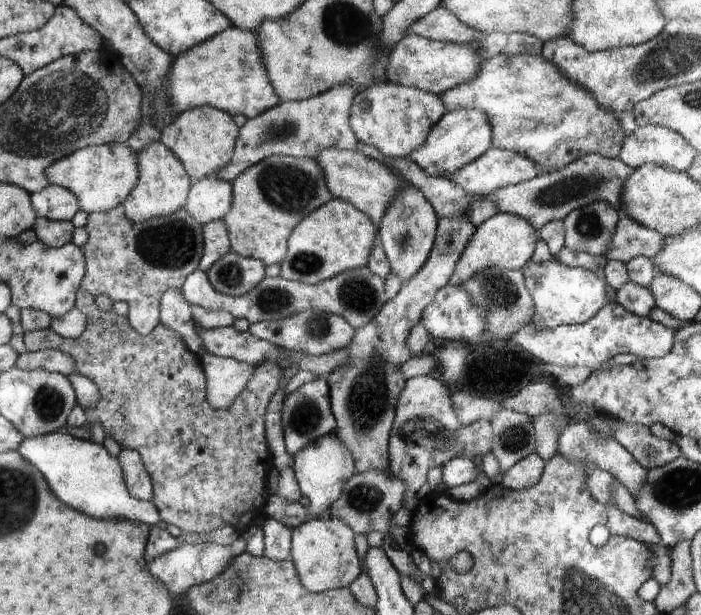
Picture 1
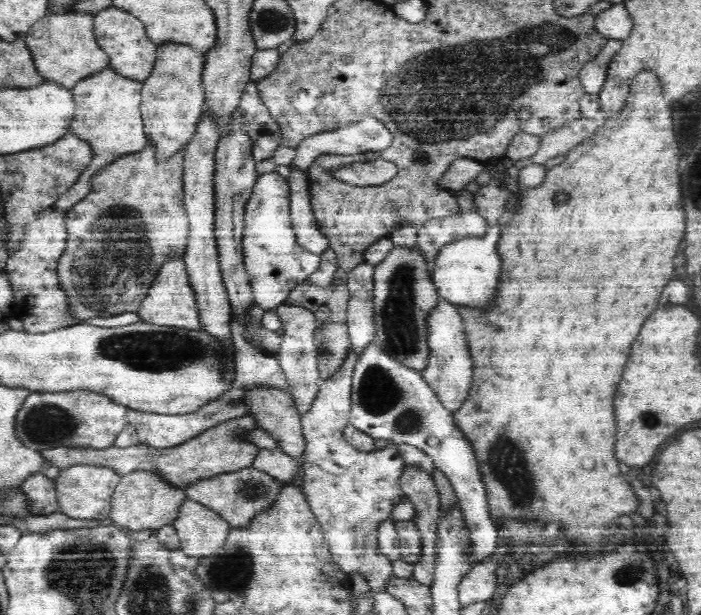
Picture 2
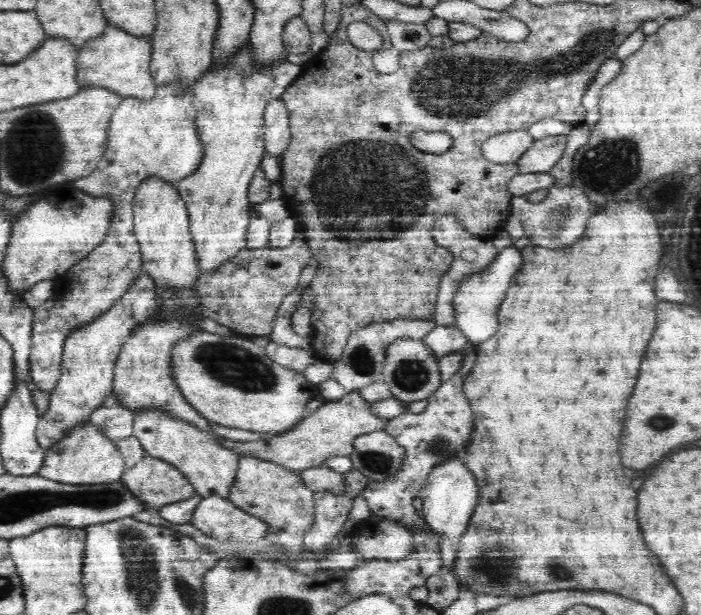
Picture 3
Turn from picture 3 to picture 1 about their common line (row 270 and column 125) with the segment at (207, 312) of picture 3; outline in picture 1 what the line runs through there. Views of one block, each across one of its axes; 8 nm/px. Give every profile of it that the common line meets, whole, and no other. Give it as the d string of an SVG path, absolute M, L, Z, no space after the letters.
M120 204L105 213L90 213L84 228L88 233L88 240L81 246L81 250L84 252L87 267L81 288L90 291L94 296L106 295L113 302L126 301L129 306L127 317L132 326L142 335L152 333L160 324L161 298L170 289L182 288L185 278L199 268L203 257L202 228L197 219L182 207L176 213L134 223L126 216L124 205Z

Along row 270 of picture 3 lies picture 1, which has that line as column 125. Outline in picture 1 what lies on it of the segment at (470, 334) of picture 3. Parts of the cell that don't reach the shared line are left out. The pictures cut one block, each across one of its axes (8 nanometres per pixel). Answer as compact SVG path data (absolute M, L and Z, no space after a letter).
M68 430L38 437L26 437L18 450L38 466L50 490L68 506L92 518L130 519L155 525L159 511L150 501L134 498L126 488L119 457L112 456L103 444L76 438Z

